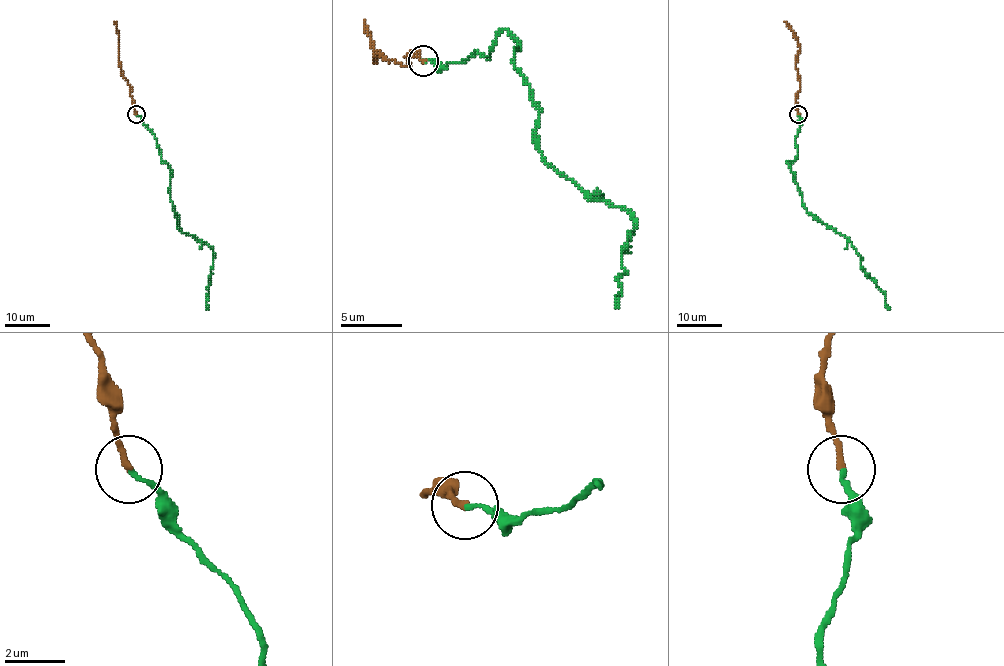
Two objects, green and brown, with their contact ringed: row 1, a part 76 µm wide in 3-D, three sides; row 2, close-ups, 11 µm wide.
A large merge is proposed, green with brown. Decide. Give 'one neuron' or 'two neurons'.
one neuron

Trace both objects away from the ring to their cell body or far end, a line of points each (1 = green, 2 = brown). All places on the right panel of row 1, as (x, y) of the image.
1: (798, 114), (797, 157), (787, 163), (805, 209), (843, 235), (856, 250), (861, 267), (886, 295), (889, 309)
2: (798, 114), (796, 95), (800, 85), (796, 67), (799, 44), (796, 34), (783, 21)

